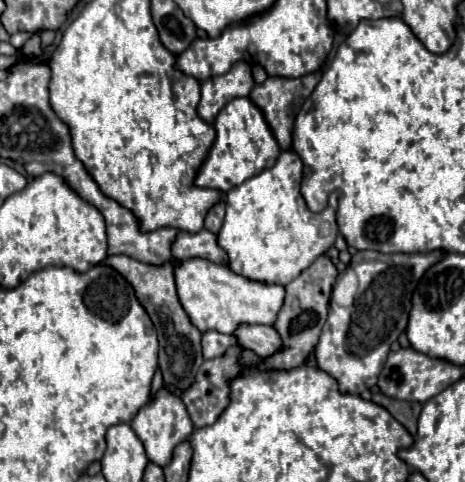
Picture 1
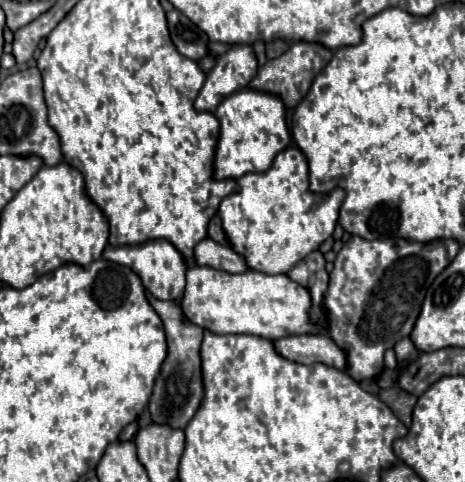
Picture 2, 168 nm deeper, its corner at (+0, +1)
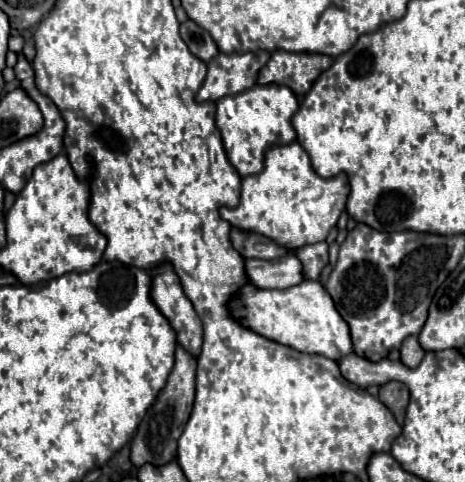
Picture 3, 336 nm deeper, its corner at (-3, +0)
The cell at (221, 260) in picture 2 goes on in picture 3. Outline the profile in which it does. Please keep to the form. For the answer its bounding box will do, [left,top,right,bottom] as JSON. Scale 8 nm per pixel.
[245,253,303,289]

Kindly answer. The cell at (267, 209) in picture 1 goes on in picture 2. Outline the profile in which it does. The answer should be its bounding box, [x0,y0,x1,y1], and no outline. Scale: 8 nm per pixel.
[218,146,346,274]

